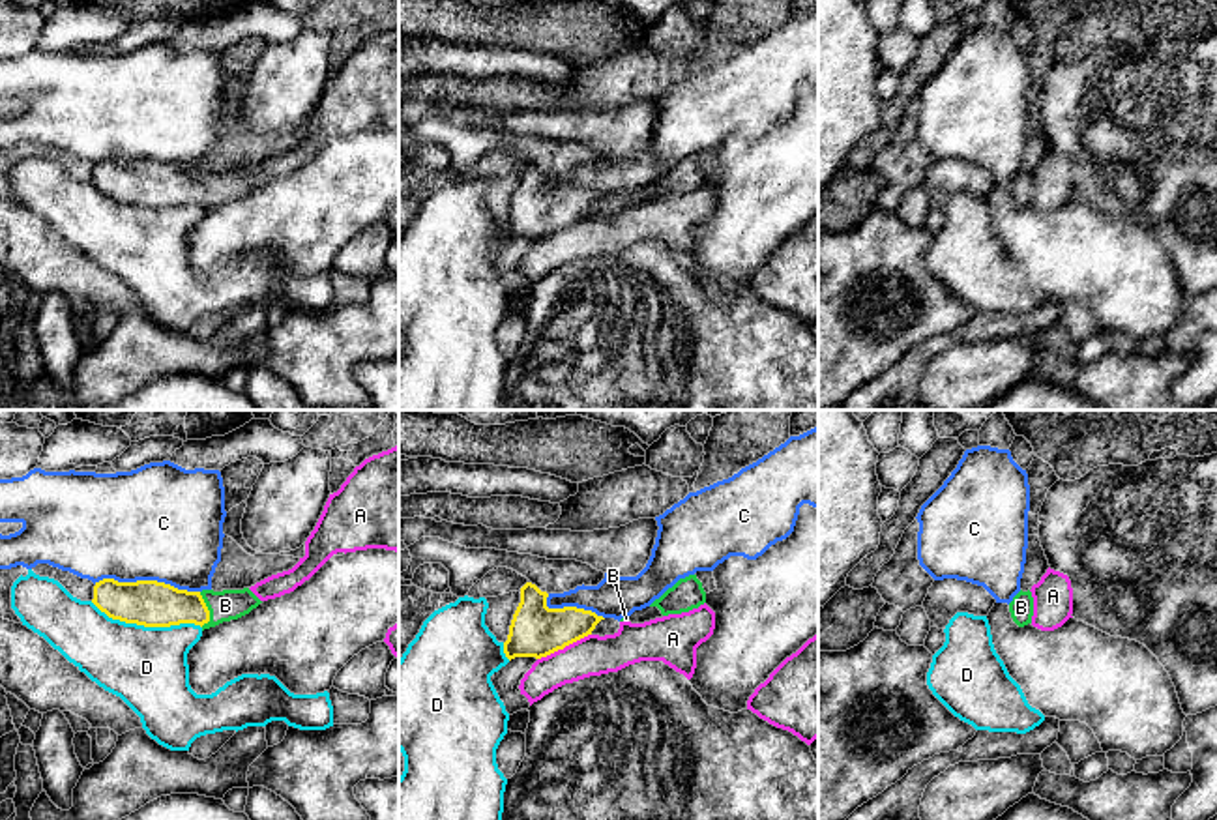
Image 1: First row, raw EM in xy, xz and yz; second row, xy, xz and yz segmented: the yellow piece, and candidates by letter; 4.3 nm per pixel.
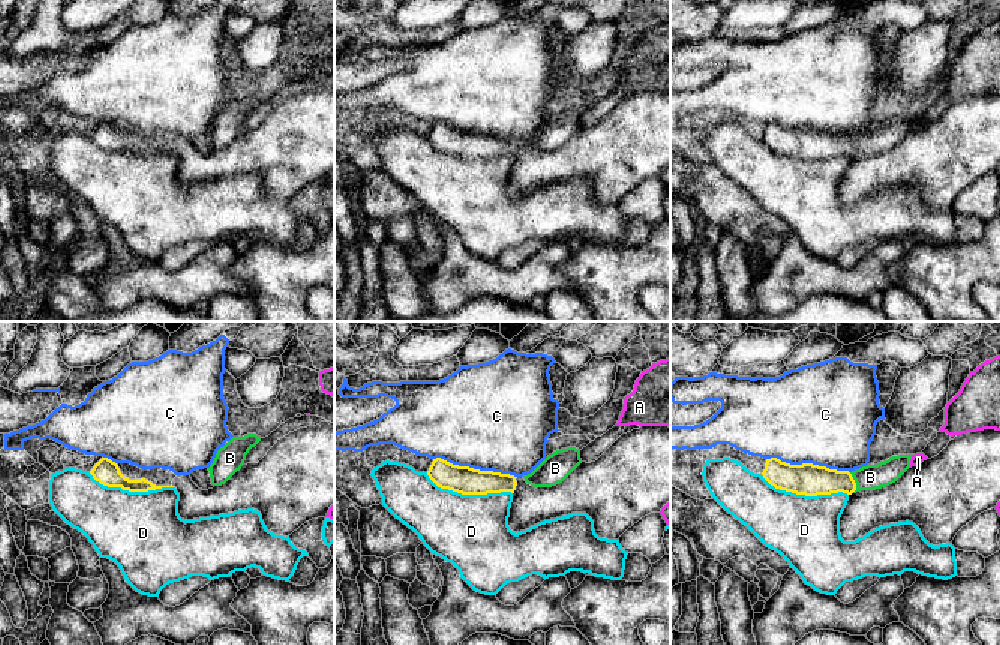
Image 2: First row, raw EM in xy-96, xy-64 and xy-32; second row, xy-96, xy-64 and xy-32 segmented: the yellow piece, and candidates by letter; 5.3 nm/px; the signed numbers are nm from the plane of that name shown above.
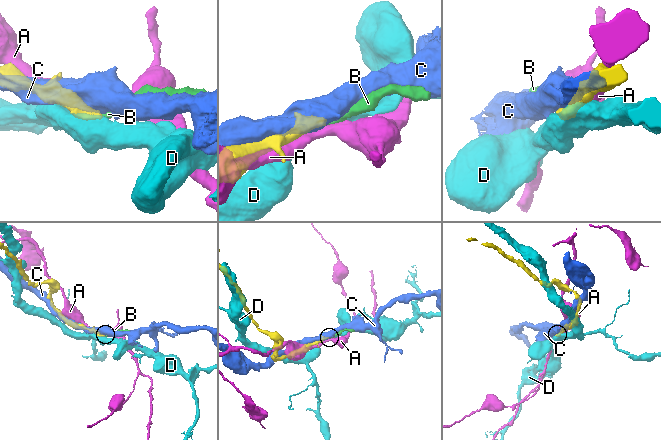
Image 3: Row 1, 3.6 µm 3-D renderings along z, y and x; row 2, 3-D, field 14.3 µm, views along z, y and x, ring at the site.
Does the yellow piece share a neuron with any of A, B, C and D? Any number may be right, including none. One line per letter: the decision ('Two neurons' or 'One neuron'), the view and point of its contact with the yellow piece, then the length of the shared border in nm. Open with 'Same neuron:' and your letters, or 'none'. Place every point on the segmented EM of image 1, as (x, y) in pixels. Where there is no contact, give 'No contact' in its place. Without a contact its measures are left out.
Same neuron: B
A: Two neurons. Touches yellow at xz (564, 646). Shared border 260 nm
B: One neuron. Touches yellow at xy (206, 609). Shared border 150 nm
C: Two neurons. Touches yellow at xy (146, 581). Shared border 460 nm
D: Two neurons. Touches yellow at xy (146, 626). Shared border 500 nm

